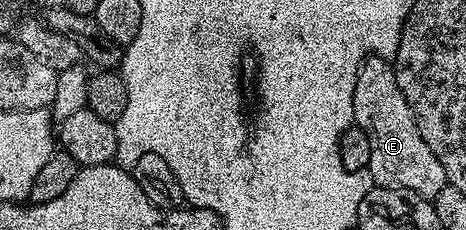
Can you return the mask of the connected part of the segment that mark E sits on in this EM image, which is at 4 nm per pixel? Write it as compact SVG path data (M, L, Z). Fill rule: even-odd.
M370 55L358 69L358 77L354 85L354 123L366 133L366 141L370 141L370 161L367 170L372 175L373 184L382 187L405 187L421 195L423 199L435 200L436 194L443 187L449 186L446 173L442 169L442 161L430 153L430 145L422 141L422 133L418 133L418 125L414 121L414 113L396 84L395 66L383 55Z

